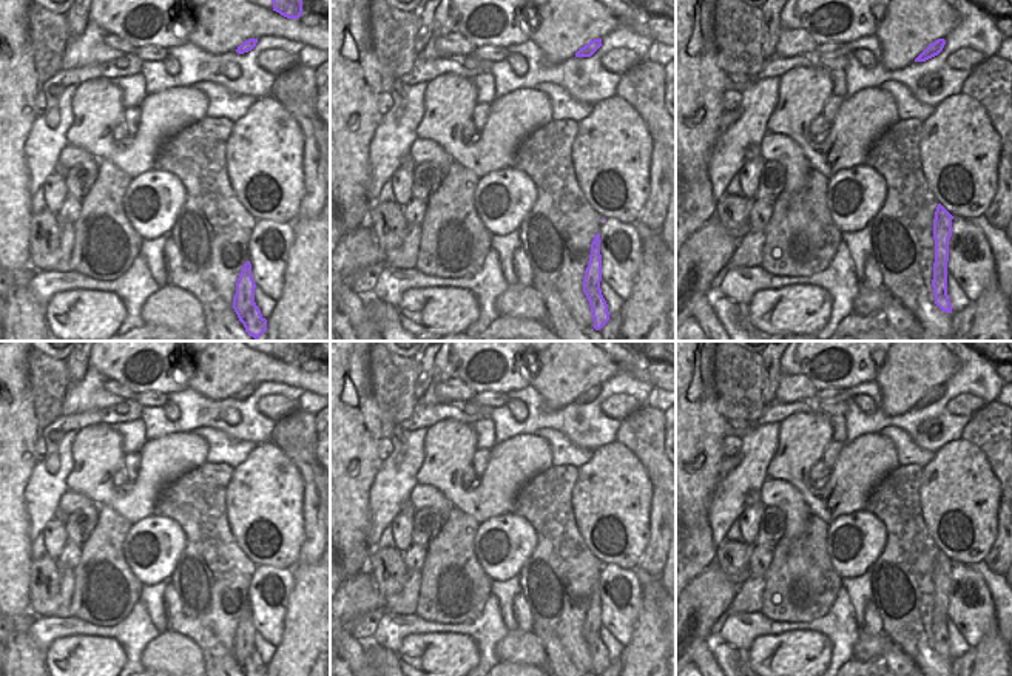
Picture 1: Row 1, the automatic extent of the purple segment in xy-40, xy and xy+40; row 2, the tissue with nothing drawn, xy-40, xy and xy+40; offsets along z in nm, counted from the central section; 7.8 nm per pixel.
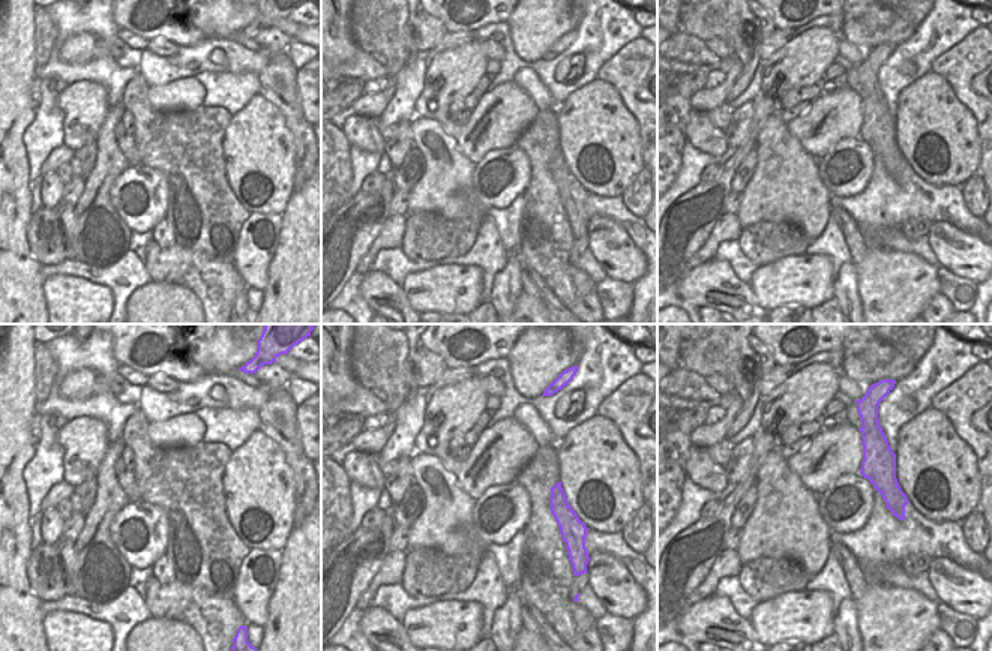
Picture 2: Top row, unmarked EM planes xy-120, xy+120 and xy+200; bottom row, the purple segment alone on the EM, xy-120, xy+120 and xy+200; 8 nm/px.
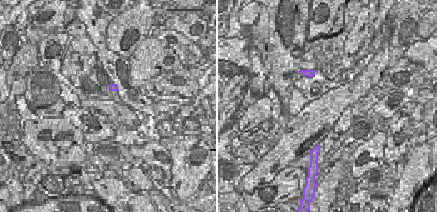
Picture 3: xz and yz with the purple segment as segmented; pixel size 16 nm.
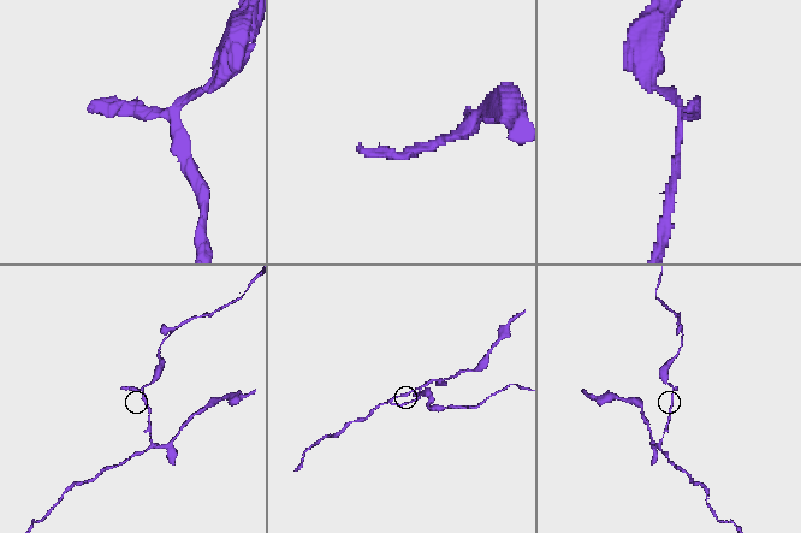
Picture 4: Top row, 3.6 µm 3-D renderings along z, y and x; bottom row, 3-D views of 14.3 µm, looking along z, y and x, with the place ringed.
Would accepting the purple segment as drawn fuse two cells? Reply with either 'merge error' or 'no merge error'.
merge error

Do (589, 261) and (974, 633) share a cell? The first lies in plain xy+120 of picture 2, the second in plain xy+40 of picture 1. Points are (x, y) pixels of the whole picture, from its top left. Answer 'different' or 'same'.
different

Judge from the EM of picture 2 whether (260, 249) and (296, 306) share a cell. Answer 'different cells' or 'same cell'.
different cells

